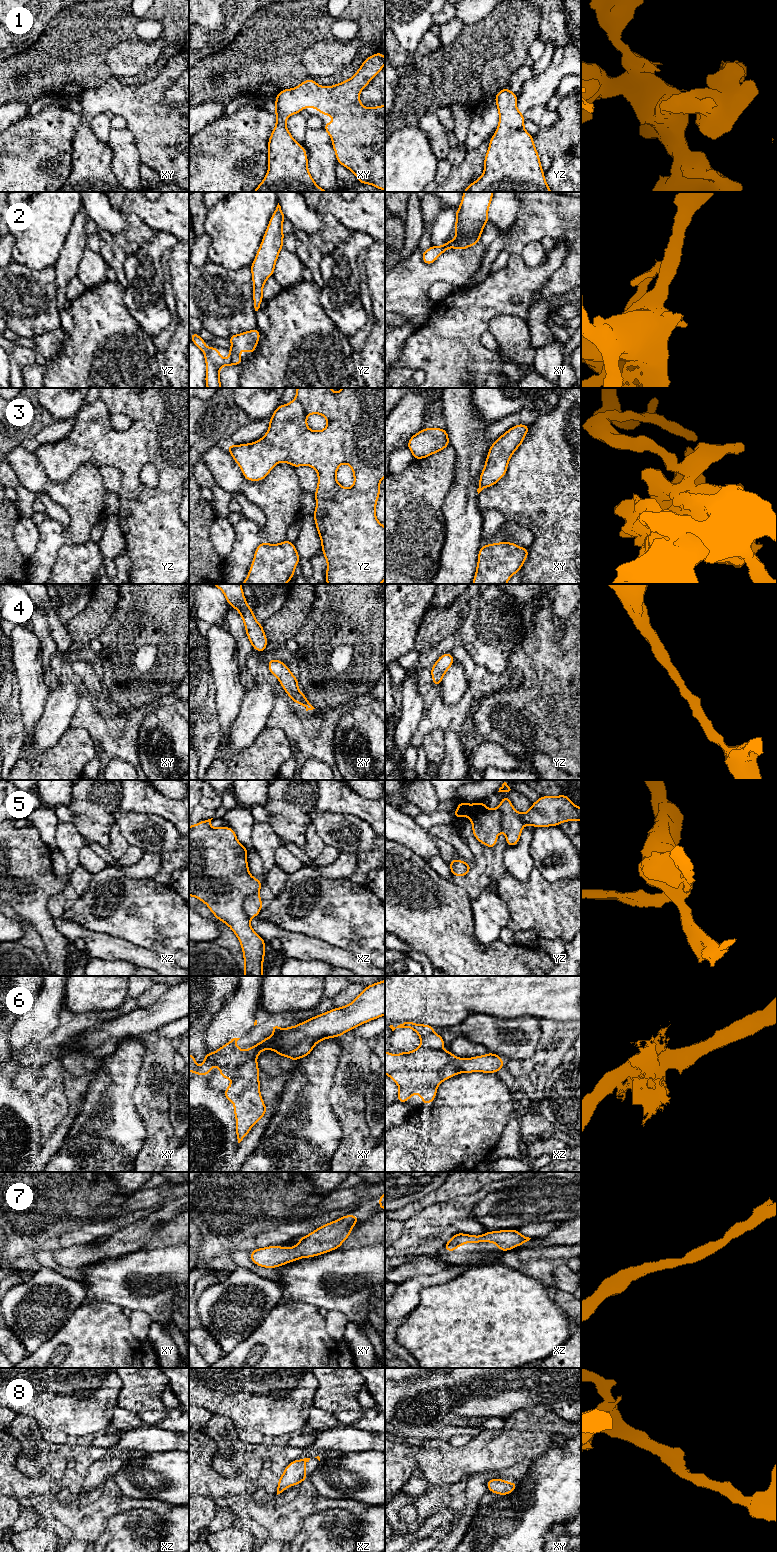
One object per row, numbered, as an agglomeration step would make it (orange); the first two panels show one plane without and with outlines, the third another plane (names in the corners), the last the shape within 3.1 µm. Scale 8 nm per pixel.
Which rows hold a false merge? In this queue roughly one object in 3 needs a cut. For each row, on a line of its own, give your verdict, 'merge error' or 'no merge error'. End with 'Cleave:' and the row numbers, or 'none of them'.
1: no merge error
2: merge error
3: no merge error
4: no merge error
5: merge error
6: no merge error
7: no merge error
8: no merge error
Cleave: 2, 5

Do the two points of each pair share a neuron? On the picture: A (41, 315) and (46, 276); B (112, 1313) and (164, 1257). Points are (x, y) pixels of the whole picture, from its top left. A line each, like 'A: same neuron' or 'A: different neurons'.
A: same neuron
B: different neurons

